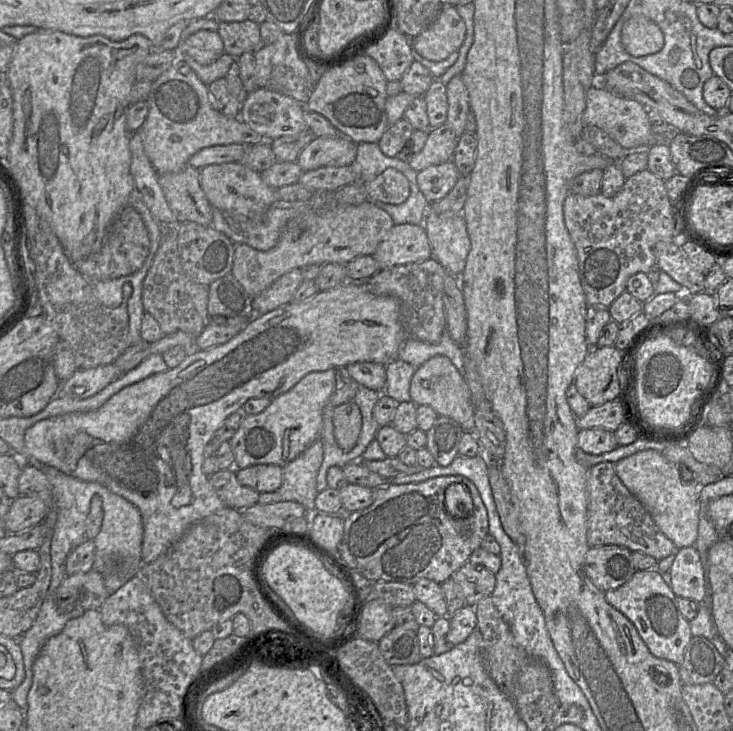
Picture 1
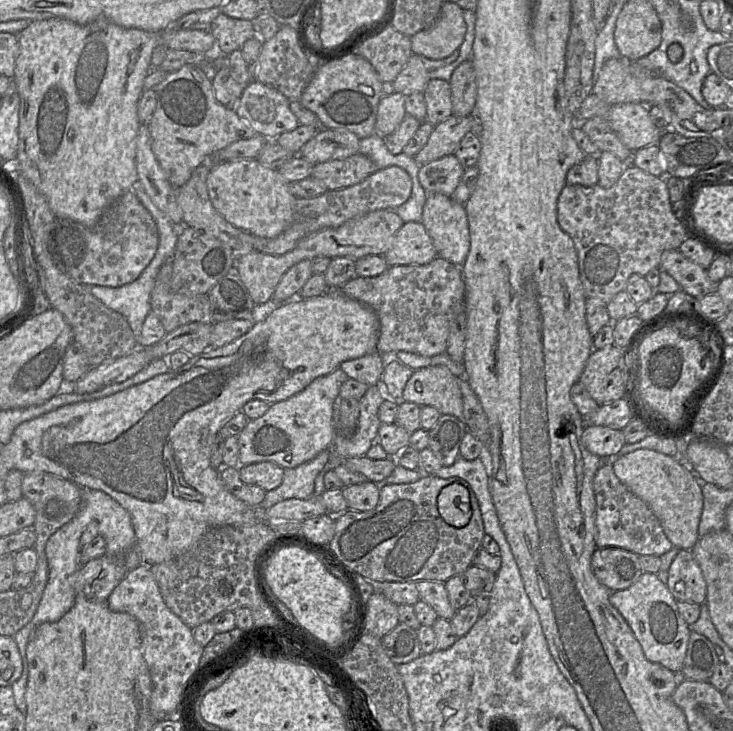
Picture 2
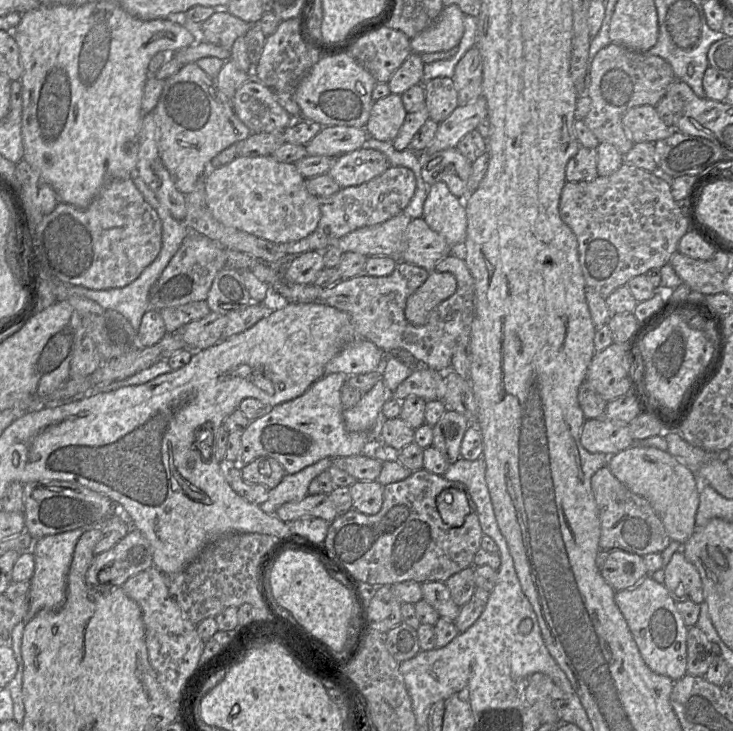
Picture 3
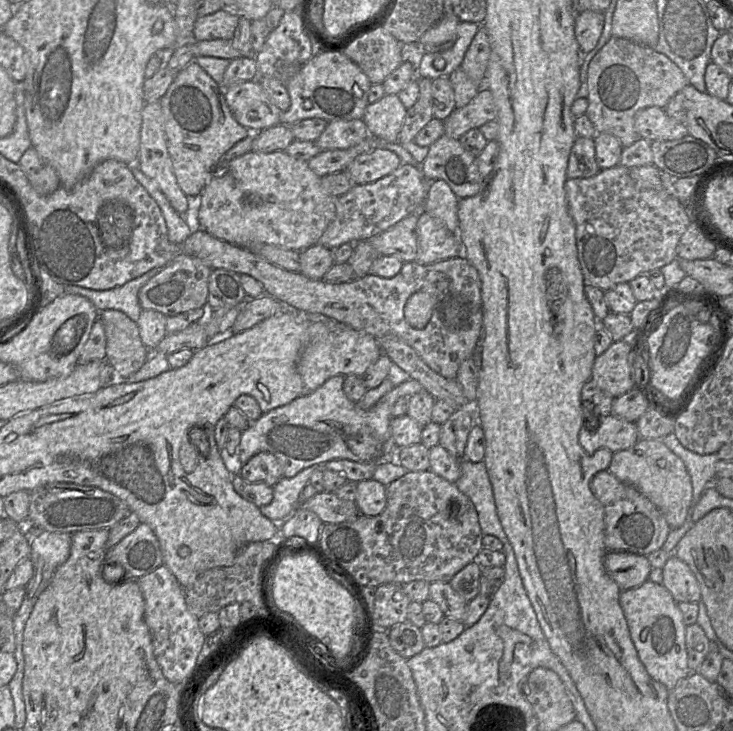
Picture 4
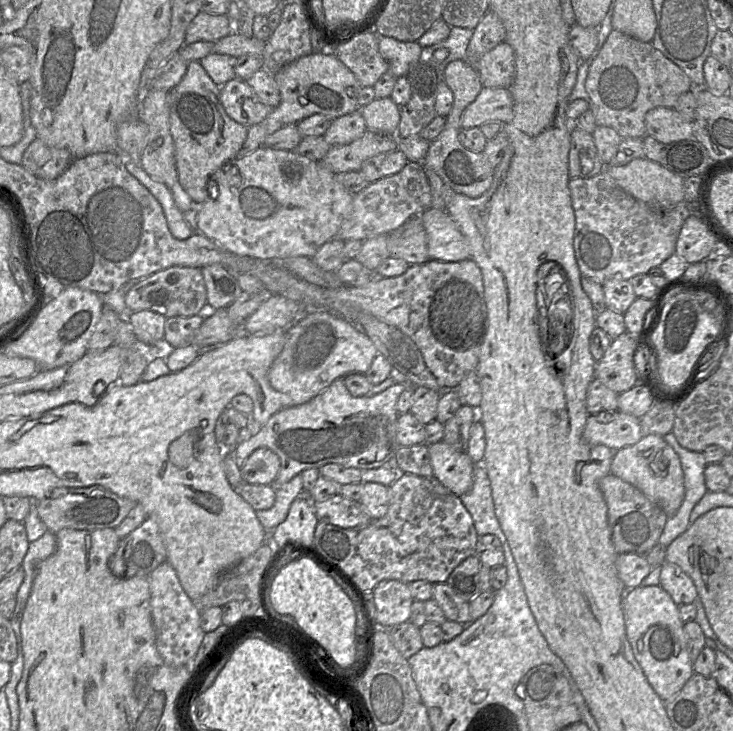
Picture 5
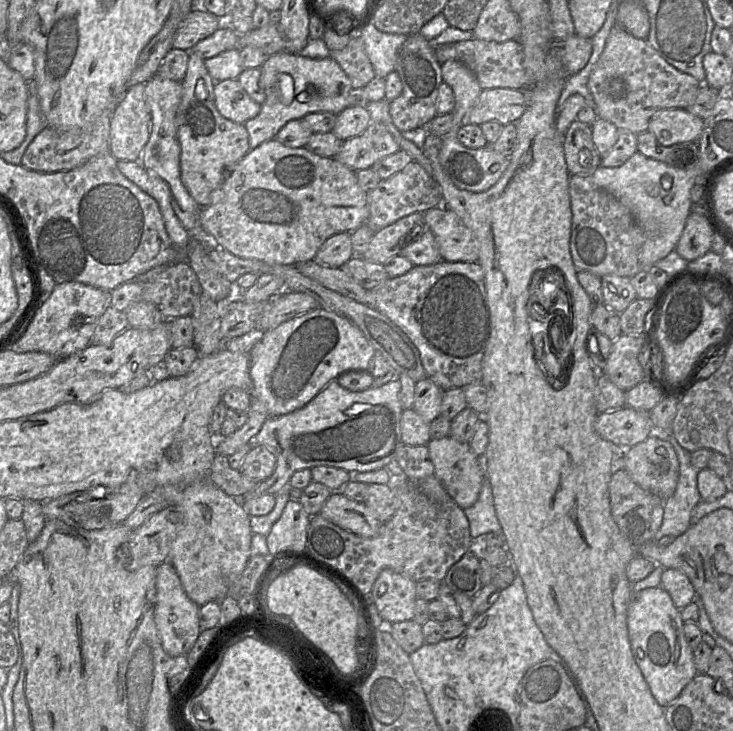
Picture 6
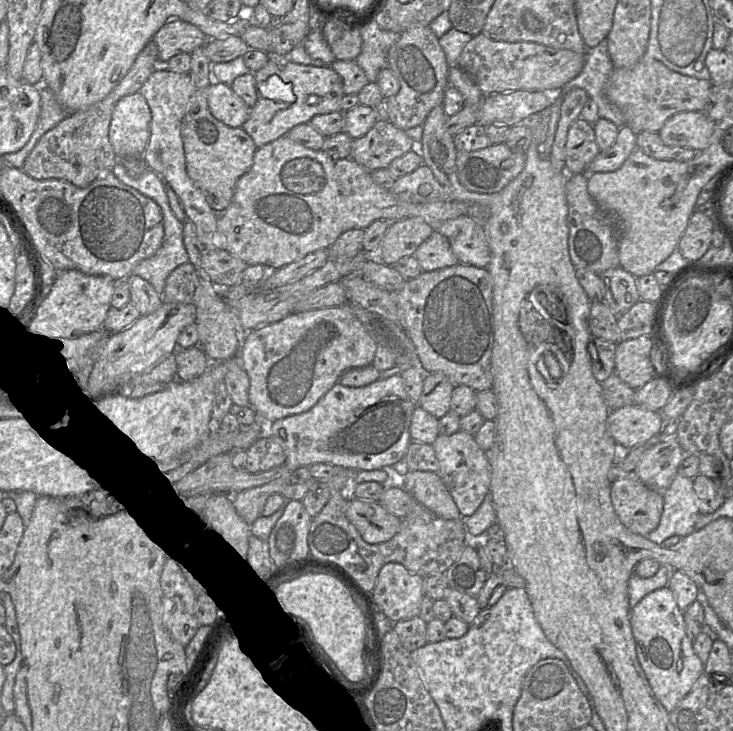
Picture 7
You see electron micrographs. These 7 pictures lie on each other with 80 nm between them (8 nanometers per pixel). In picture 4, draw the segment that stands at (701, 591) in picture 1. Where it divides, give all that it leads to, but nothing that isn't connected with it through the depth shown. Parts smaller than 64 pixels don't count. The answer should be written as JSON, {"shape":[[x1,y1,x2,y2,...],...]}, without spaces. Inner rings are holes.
{"shape":[[675,554,670,555,662,569,662,584,677,603,698,603,701,600,701,589,694,573]]}

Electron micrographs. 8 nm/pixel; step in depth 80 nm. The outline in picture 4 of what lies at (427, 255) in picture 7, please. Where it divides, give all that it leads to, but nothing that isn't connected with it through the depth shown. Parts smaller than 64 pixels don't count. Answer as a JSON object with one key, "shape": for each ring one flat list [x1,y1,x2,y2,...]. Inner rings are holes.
{"shape":[[408,215,389,229,367,240,380,256,413,262,417,254,416,226,419,216]]}

